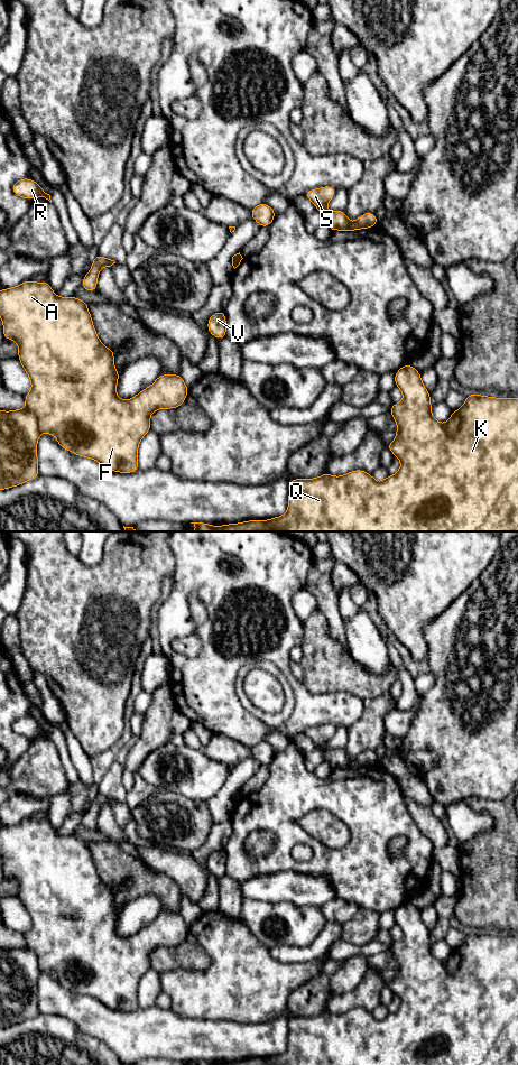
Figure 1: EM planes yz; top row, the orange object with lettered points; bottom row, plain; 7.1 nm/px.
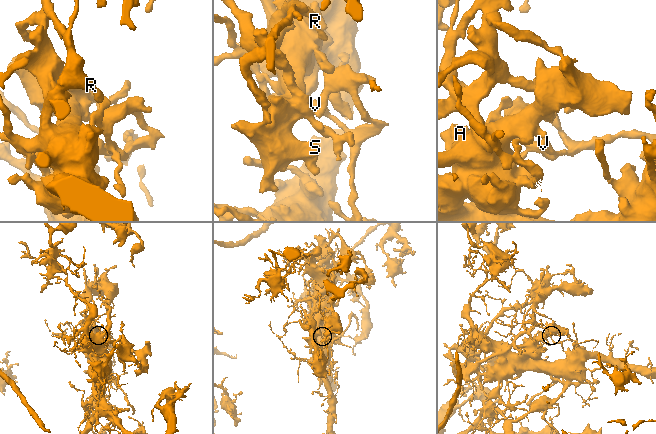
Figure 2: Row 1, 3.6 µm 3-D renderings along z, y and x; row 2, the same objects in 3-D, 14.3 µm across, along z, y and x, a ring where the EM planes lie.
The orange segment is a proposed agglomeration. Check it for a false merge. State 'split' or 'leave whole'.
split

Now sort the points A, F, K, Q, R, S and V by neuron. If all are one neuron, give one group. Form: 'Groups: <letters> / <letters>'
Groups: A F K Q R V / S

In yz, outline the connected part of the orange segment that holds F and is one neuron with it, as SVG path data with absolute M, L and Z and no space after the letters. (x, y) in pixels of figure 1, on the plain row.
M26 818L19 824L0 827L0 854L3 862L3 876L4 878L13 878L18 881L19 900L31 919L31 929L24 934L26 939L26 945L24 947L10 950L0 948L0 1028L20 1024L26 1019L34 1018L39 1015L37 981L41 971L54 973L56 975L56 980L64 988L78 994L92 997L110 1009L132 1011L139 1008L137 991L140 979L151 967L150 953L157 947L178 946L185 941L186 933L189 927L186 925L181 913L160 913L150 925L142 927L136 935L128 938L122 938L117 935L117 922L120 911L114 906L114 889L104 885L100 879L92 860L92 854L87 848L87 842L89 841L84 839L77 837L75 834L57 835L48 819L35 821L33 818Z

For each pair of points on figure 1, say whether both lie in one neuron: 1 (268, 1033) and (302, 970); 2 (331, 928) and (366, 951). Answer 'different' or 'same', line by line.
1: different
2: different

